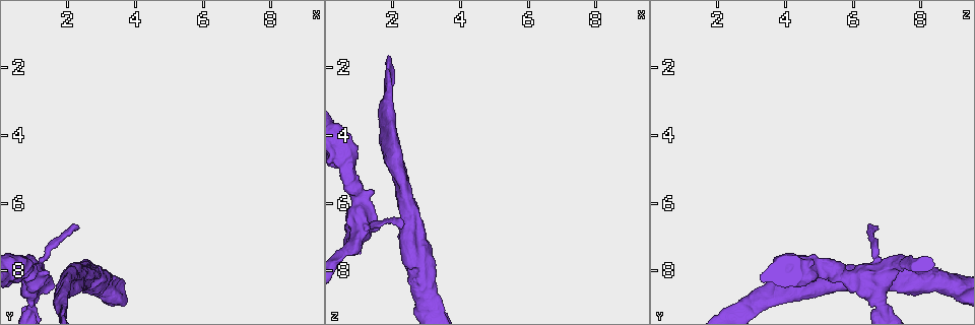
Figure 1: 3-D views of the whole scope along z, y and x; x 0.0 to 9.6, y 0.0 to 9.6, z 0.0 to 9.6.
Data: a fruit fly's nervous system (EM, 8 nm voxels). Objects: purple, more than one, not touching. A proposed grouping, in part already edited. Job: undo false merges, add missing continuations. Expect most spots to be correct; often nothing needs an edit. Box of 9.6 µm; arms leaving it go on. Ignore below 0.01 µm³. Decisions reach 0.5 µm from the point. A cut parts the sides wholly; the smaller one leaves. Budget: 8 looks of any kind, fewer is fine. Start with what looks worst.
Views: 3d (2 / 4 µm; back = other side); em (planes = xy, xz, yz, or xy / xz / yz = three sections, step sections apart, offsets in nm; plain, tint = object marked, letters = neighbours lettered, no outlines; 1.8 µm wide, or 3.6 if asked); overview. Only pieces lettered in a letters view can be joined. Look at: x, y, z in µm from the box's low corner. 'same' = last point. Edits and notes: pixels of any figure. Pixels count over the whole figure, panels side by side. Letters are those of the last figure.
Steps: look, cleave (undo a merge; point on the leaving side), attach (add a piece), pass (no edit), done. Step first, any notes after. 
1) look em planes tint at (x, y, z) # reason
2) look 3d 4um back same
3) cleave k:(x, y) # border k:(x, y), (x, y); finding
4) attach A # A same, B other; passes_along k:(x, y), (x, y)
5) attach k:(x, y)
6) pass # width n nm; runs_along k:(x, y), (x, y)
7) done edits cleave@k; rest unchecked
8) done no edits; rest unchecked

look 3d 2um at (2.35, 6.65, 6.65) # an open end

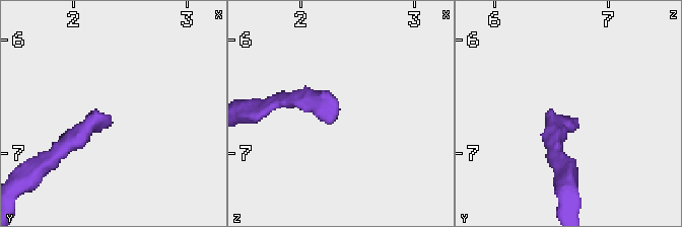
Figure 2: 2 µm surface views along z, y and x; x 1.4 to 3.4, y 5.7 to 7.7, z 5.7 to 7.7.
look em planes plain at (2.34, 6.70, 6.64)

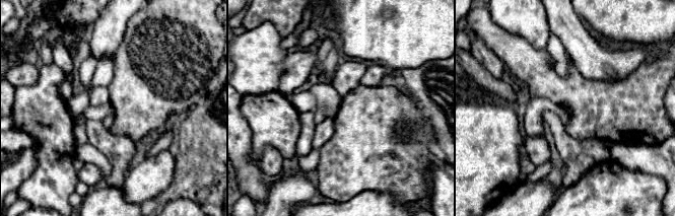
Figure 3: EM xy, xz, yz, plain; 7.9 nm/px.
look em planes letters same # what lies round it

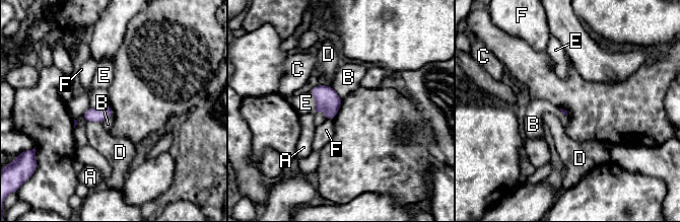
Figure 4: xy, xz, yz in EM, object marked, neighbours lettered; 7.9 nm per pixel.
pass # A other, B other, C other, D other, E other, F other; border 4:(333, 87), (341, 99); no lettered piece goes on from it

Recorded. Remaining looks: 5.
look em yz step 8 letters at (2.05, 8.75, 4.90) # branch stops here

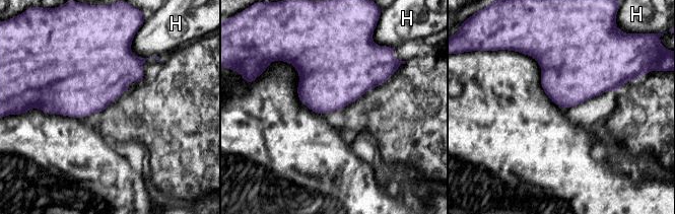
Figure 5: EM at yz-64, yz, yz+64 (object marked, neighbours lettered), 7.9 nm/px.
pass # H other; border 5:(131, 43), (133, 54), (147, 58); no lettered piece goes on from it

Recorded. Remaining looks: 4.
look 3d 2um at (1.85, 8.95, 2.65)

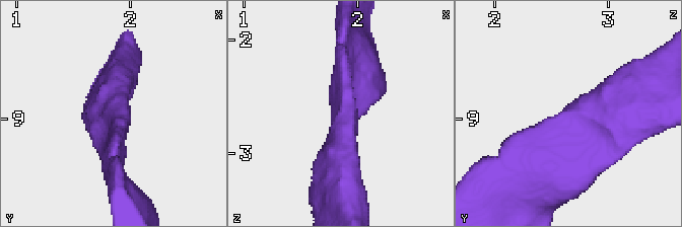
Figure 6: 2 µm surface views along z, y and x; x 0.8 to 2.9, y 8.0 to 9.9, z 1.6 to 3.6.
look em xz step 4 letters at (1.90, 9.00, 2.60)

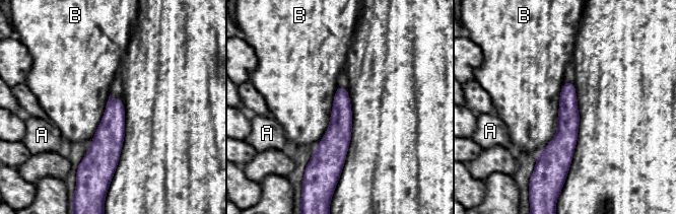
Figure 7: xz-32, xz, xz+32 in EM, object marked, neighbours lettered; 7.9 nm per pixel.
look em planes letters same # another direction

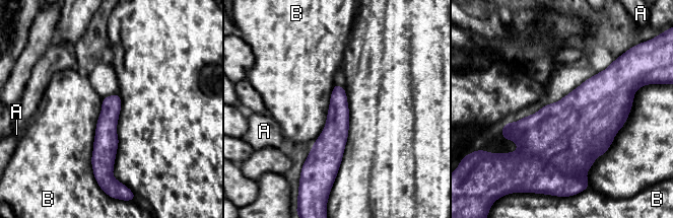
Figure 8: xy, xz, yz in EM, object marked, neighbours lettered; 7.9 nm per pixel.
pass # A other, B other; border 8:(103, 98), (91, 155), (93, 175); one neuron here

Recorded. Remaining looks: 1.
done no edits; rest unchecked

